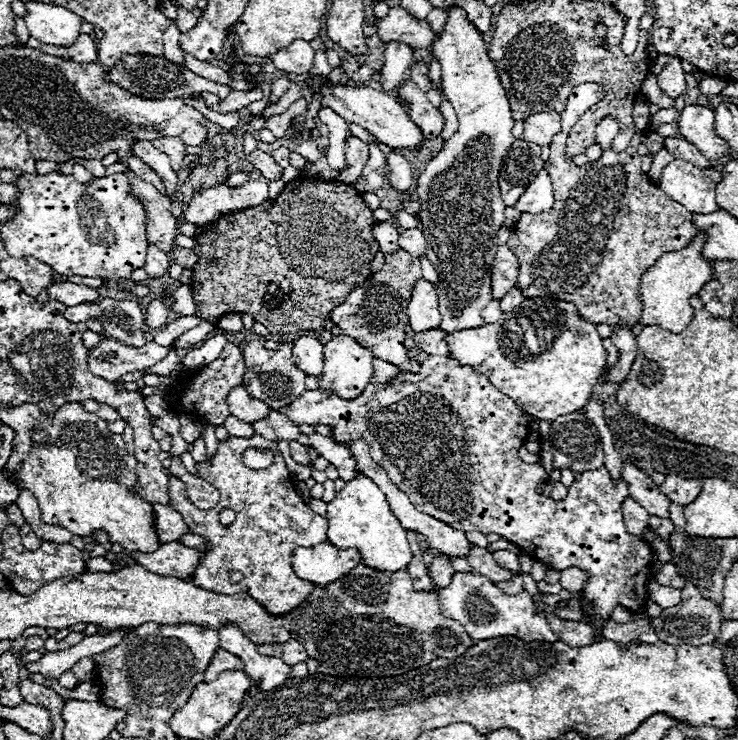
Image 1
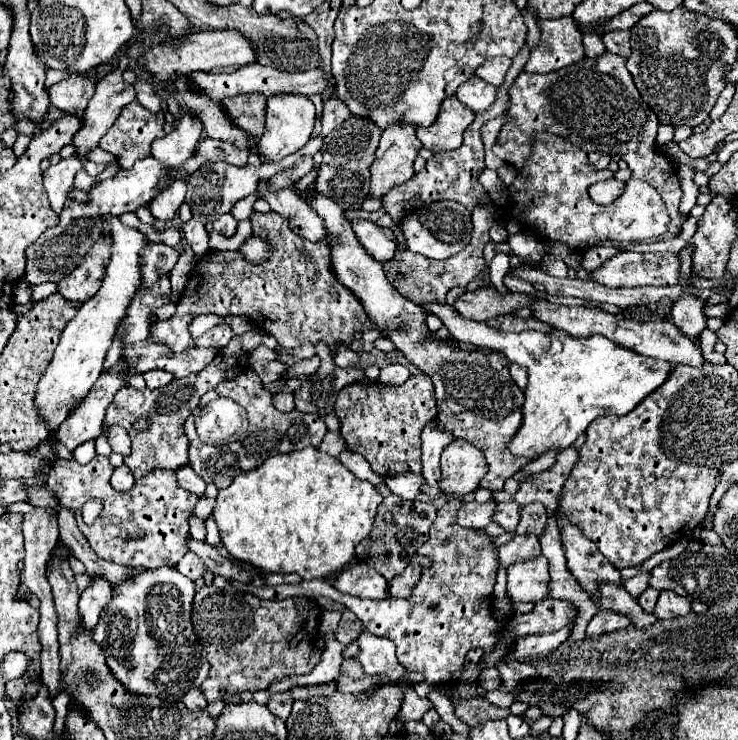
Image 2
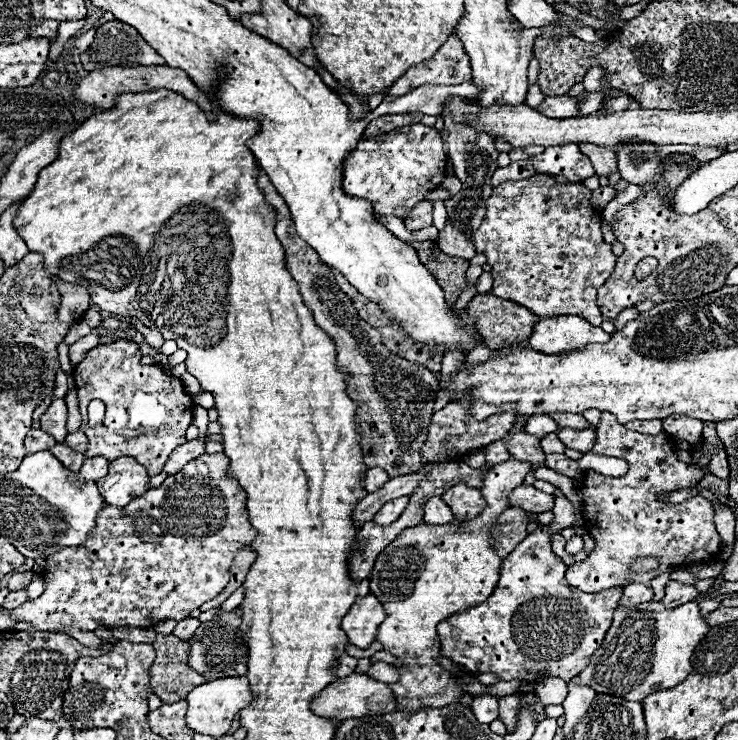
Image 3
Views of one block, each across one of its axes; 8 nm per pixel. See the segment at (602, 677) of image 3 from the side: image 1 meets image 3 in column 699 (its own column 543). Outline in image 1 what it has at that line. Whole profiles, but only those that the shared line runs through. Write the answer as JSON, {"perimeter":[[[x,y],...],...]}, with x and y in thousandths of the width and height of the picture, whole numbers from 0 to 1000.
{"perimeter":[[[618,773],[610,792],[599,795],[593,800],[596,819],[604,835],[615,835],[626,841],[629,851],[642,865],[664,865],[675,859],[699,859],[710,868],[756,868],[751,854],[745,851],[740,841],[740,830],[748,827],[745,819],[740,819],[732,830],[726,827],[726,814],[718,803],[699,803],[688,805],[680,797],[675,797],[661,781],[645,773]]]}

